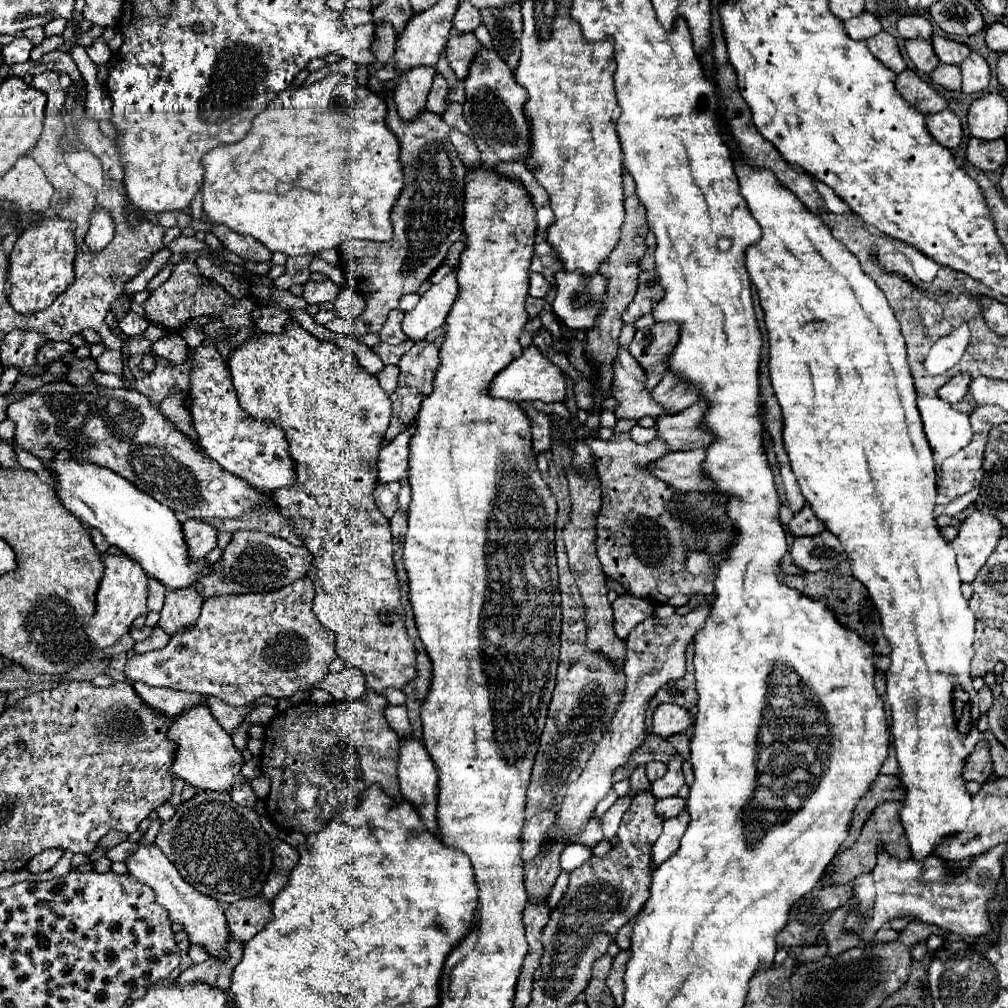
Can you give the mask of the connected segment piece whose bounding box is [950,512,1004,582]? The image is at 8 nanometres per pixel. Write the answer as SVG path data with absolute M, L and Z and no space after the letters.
M974 512L966 522L960 524L960 532L950 546L958 556L958 568L962 570L964 582L974 580L976 572L986 564L1002 536L1004 526L996 516Z

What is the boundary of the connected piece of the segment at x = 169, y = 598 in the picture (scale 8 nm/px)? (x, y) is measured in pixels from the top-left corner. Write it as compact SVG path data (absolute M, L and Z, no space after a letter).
M194 586L186 590L168 590L158 626L164 628L168 636L174 636L194 626L196 618L200 616L200 608L202 608L202 598Z

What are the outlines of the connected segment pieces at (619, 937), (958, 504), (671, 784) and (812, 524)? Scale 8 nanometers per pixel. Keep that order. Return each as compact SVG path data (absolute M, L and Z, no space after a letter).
M634 920L630 922L630 924L626 924L618 934L616 934L616 946L620 948L620 950L628 950L630 948L630 930L632 930L632 924L634 924Z
M977 485L969 493L958 497L957 499L946 505L936 505L934 508L934 515L936 517L941 514L955 516L957 513L963 511L965 506L977 499L980 494L980 488L981 486Z
M674 754L672 760L668 762L668 772L652 782L652 794L662 800L662 798L668 798L668 796L676 796L680 786L684 784L684 774L682 774L682 756L680 754Z
M802 508L790 520L788 530L794 536L816 536L816 534L824 532L824 526L820 524L820 520L814 516L814 512L810 508Z

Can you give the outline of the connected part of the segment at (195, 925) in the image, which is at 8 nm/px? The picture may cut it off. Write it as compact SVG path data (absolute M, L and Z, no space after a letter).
M138 846L138 850L134 852L134 856L130 856L126 860L128 872L140 880L142 884L150 886L156 892L156 902L160 906L164 906L170 914L170 920L184 924L184 930L188 932L188 940L196 942L196 944L204 944L210 956L224 956L226 954L226 942L228 942L228 926L226 926L226 918L218 906L218 902L202 892L198 892L194 886L186 884L186 880L182 880L182 876L178 876L176 866L166 860L166 856L162 854L162 850L158 850L158 846Z

